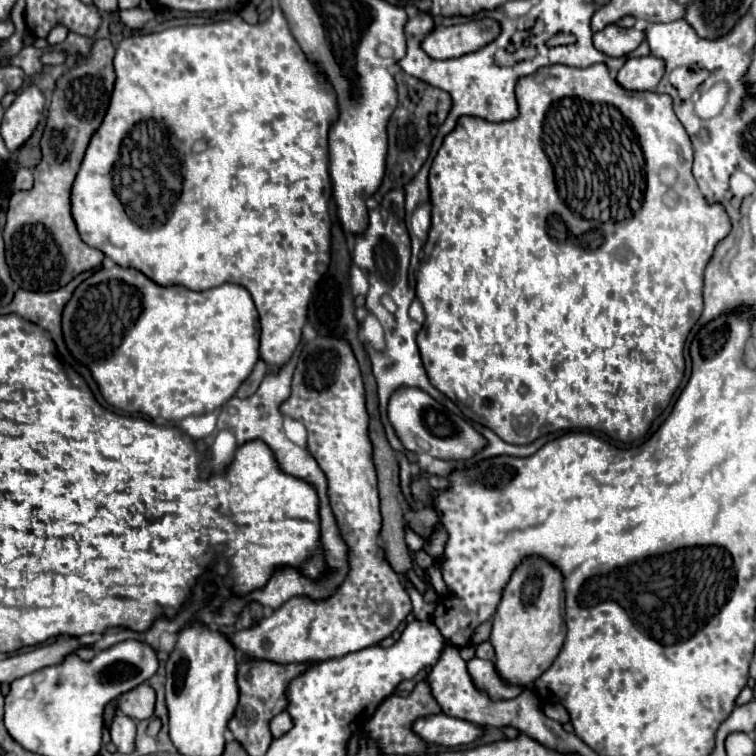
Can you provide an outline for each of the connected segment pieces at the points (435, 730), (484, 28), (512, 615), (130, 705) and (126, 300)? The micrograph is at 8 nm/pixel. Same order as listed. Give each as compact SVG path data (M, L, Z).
M428 715L414 723L414 731L428 743L442 747L456 747L474 743L484 735L484 727L476 723L468 723L464 719L456 719L450 715Z
M484 17L452 27L436 27L422 41L422 49L434 59L454 59L492 43L500 35L500 23Z
M526 557L504 587L492 625L490 643L496 649L494 663L500 677L508 683L532 685L552 665L566 637L562 573L542 557Z
M142 683L140 687L134 687L132 691L124 693L118 699L118 707L124 715L142 721L142 719L150 719L154 713L154 691L148 683Z
M114 265L112 269L100 269L78 285L78 289L74 291L72 299L68 301L68 305L64 309L62 331L64 331L64 339L66 339L70 353L80 363L86 363L86 367L92 371L94 379L98 381L98 387L102 391L104 399L110 405L114 405L114 407L118 407L126 413L144 413L152 419L162 417L162 419L172 421L172 423L178 423L178 421L192 417L192 415L204 415L204 413L210 413L216 407L222 407L230 397L234 397L236 389L250 375L252 367L258 361L258 341L260 341L258 313L256 313L256 307L254 307L250 293L242 285L224 283L220 287L212 287L212 289L206 289L206 291L190 291L190 289L184 289L184 287L160 287L154 281L150 281L146 275L142 275L140 271L124 269L124 267L118 267L118 265Z

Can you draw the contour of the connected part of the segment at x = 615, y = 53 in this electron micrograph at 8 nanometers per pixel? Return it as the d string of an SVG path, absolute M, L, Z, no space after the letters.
M614 23L594 33L594 47L610 57L624 57L630 51L634 51L642 41L644 41L644 31L638 31L634 27L624 29Z

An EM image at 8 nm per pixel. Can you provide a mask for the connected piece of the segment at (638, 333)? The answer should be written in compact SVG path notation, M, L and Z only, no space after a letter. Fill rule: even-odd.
M596 63L586 69L568 65L540 67L536 73L516 81L516 99L518 117L512 121L490 123L480 117L460 117L456 127L444 137L430 167L432 227L424 245L424 259L416 283L416 295L426 313L426 321L418 333L422 363L430 383L438 391L448 395L468 419L490 427L506 443L526 445L552 433L552 429L592 429L602 431L616 441L632 443L646 435L652 421L668 407L684 377L684 343L702 313L702 275L716 243L730 233L730 217L720 203L708 203L704 199L692 177L692 143L672 109L670 95L624 91L610 75L610 69L604 63ZM662 167L682 169L682 181L678 181L676 187L662 185L658 179Z

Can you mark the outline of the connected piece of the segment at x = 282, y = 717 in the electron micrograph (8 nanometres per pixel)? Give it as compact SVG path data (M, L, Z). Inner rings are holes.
M282 711L280 715L276 715L270 721L270 731L274 737L282 737L284 733L288 733L292 729L292 717L288 715L288 711Z

